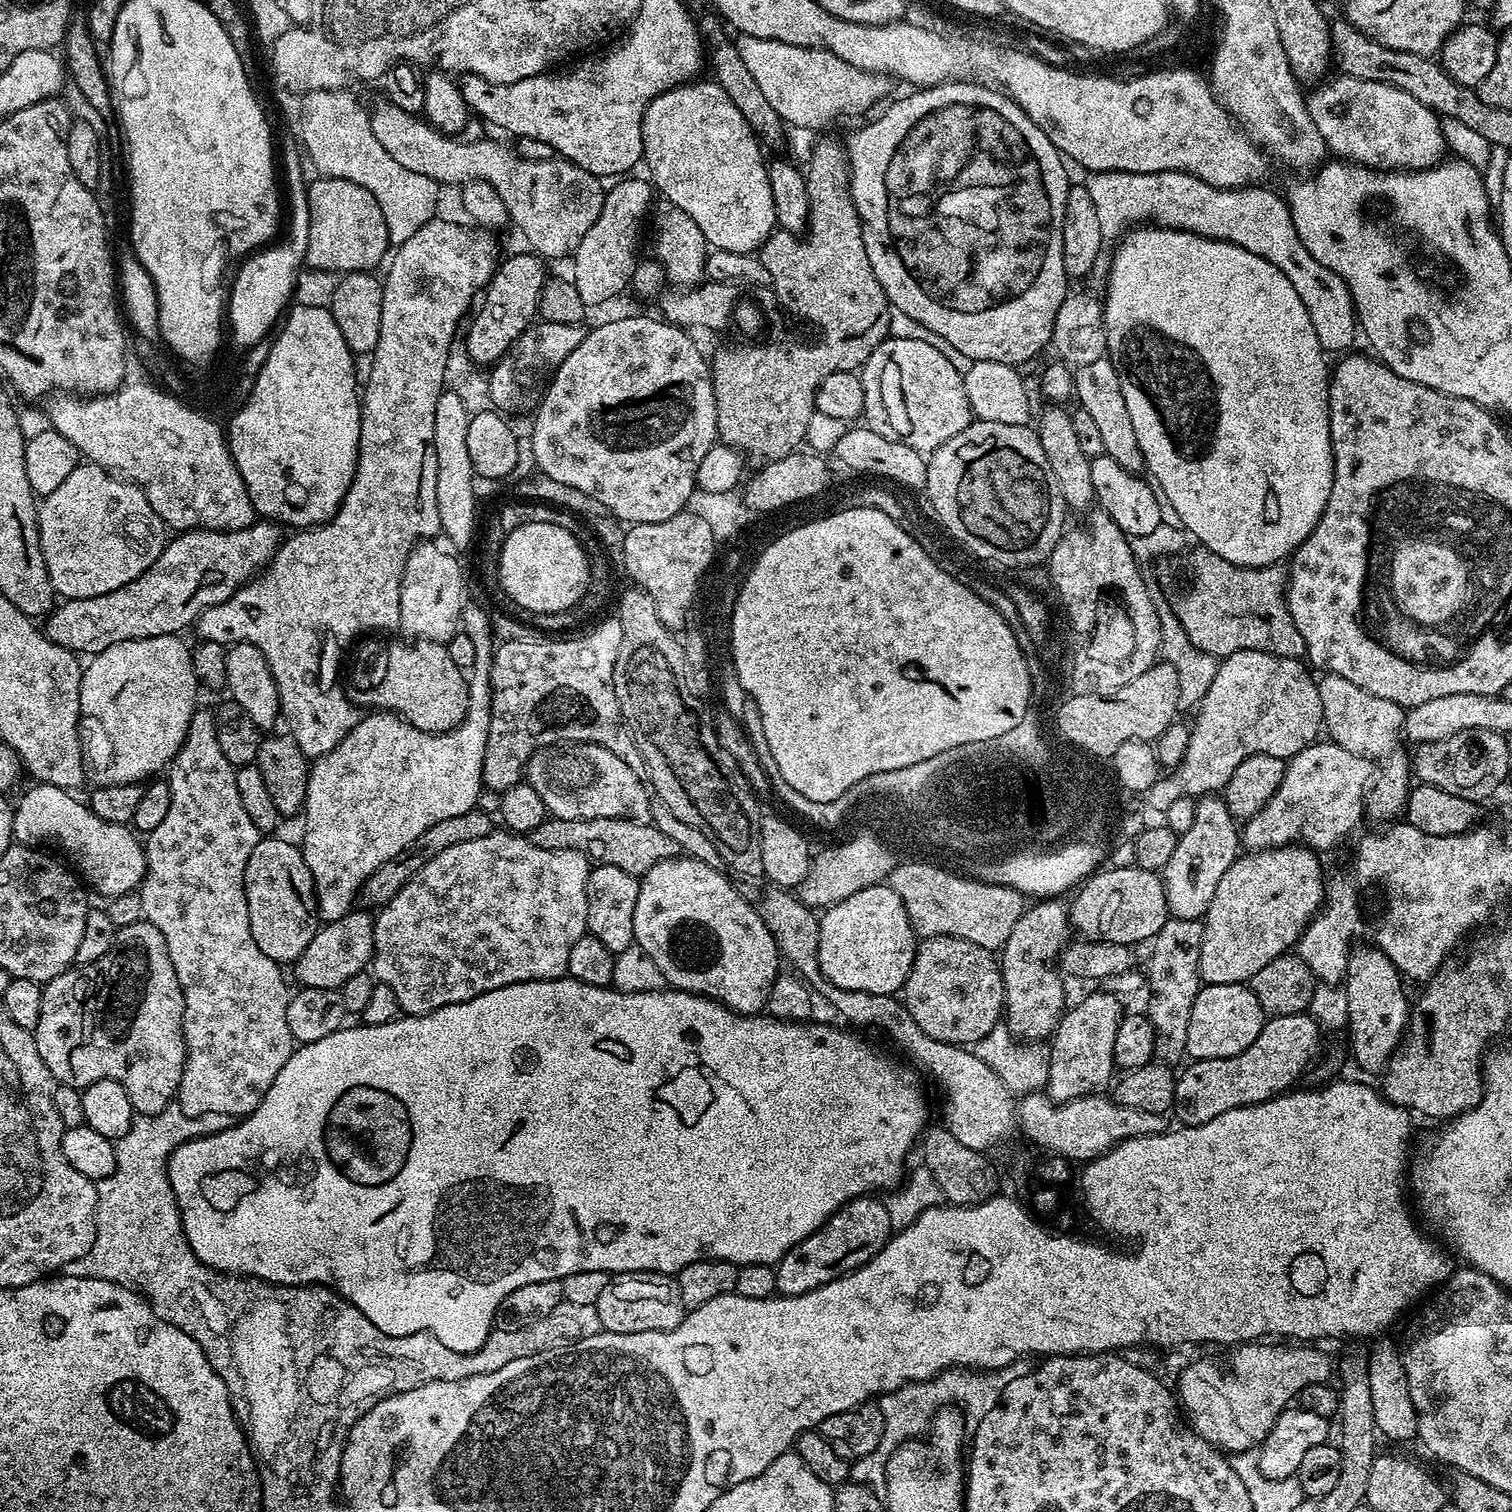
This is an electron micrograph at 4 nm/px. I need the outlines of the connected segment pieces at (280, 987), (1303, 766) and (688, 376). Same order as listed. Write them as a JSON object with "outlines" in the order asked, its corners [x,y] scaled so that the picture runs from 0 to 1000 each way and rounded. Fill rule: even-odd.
{"outlines":[[[[130,470],[125,478],[125,483],[122,487],[122,492],[113,503],[110,508],[110,515],[112,520],[112,536],[110,541],[107,541],[105,546],[102,546],[101,550],[97,551],[95,556],[95,562],[95,581],[93,583],[93,602],[95,608],[99,611],[104,612],[106,617],[110,620],[110,628],[112,631],[112,636],[115,636],[115,644],[118,644],[118,652],[120,655],[122,661],[122,707],[119,714],[119,720],[116,722],[118,735],[124,738],[131,737],[149,737],[154,739],[165,738],[171,729],[179,721],[179,716],[184,713],[184,708],[189,705],[190,700],[194,695],[194,688],[192,684],[192,679],[189,679],[189,665],[192,661],[190,651],[188,649],[186,638],[183,636],[176,634],[173,628],[171,628],[171,623],[168,623],[168,618],[165,618],[165,604],[163,602],[163,589],[161,588],[161,576],[163,570],[165,570],[165,562],[171,560],[173,552],[168,544],[163,539],[160,534],[160,529],[157,528],[157,519],[156,517],[156,508],[147,499],[147,495],[144,493],[144,485],[143,485],[143,475],[140,470]]],[[[871,491],[851,503],[849,514],[843,528],[836,535],[821,545],[823,562],[849,561],[859,557],[868,562],[881,561],[903,540],[905,522],[909,508],[902,501],[880,491]]],[[[413,209],[411,212],[402,212],[387,222],[386,226],[364,247],[358,261],[353,271],[354,278],[352,280],[351,290],[354,310],[372,321],[380,321],[391,329],[394,329],[401,335],[405,342],[413,344],[413,347],[440,345],[456,335],[455,330],[461,325],[460,314],[464,308],[464,303],[475,292],[474,288],[474,261],[471,255],[471,244],[463,230],[455,223],[452,216],[442,214],[438,210],[433,212],[431,209]]]]}

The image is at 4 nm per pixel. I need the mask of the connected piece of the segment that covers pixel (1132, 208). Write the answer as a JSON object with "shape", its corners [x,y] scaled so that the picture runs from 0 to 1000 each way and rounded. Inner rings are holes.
{"shape":[[[726,114],[719,118],[718,124],[721,131],[724,131],[726,149],[729,149],[731,159],[743,157],[749,149],[760,148],[780,151],[798,159],[810,159],[816,163],[821,163],[821,165],[827,165],[827,168],[843,173],[843,176],[853,184],[856,192],[858,192],[861,197],[861,202],[864,202],[866,208],[866,213],[869,213],[869,221],[872,221],[872,226],[876,233],[891,233],[897,222],[898,225],[894,195],[882,179],[877,179],[877,176],[872,174],[864,163],[861,163],[858,152],[856,152],[852,133],[847,128],[846,130],[839,124],[833,124],[836,123],[804,124],[786,114]]]}

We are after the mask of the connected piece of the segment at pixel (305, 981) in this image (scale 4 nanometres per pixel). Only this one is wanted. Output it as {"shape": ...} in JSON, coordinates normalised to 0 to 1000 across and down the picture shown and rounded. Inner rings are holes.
{"shape":[[[233,602],[226,607],[216,609],[210,613],[208,620],[202,628],[194,636],[196,651],[202,653],[221,653],[224,655],[229,647],[241,642],[245,638],[247,628],[247,606],[245,603]]]}

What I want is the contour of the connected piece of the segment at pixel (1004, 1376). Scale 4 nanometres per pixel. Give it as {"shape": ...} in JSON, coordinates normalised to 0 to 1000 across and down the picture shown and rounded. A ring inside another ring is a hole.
{"shape":[[[667,903],[661,905],[661,913],[656,915],[655,909],[649,909],[646,906],[628,906],[618,910],[617,913],[610,913],[604,915],[597,915],[594,919],[587,921],[585,923],[581,924],[581,928],[583,933],[585,945],[583,946],[583,954],[575,962],[573,962],[569,966],[565,966],[562,971],[562,976],[567,981],[576,984],[579,988],[584,987],[586,980],[586,967],[589,962],[595,955],[601,952],[610,950],[616,943],[616,939],[619,935],[623,931],[628,931],[630,927],[634,927],[638,937],[644,940],[649,939],[663,925],[663,919],[665,915],[671,914],[673,907],[671,904]]]}

